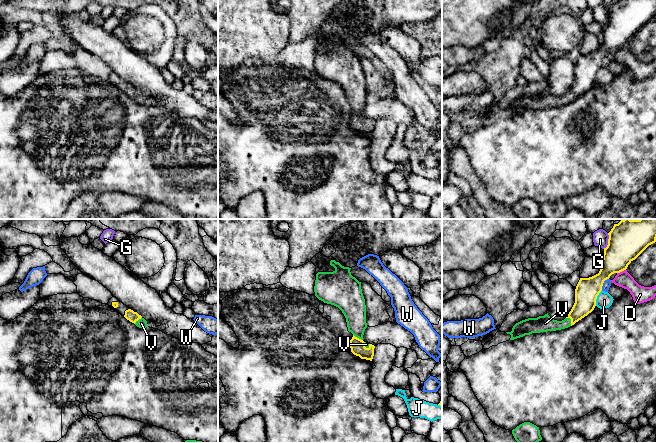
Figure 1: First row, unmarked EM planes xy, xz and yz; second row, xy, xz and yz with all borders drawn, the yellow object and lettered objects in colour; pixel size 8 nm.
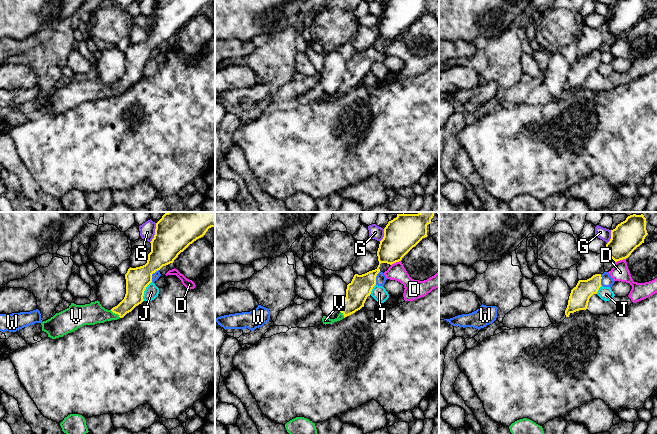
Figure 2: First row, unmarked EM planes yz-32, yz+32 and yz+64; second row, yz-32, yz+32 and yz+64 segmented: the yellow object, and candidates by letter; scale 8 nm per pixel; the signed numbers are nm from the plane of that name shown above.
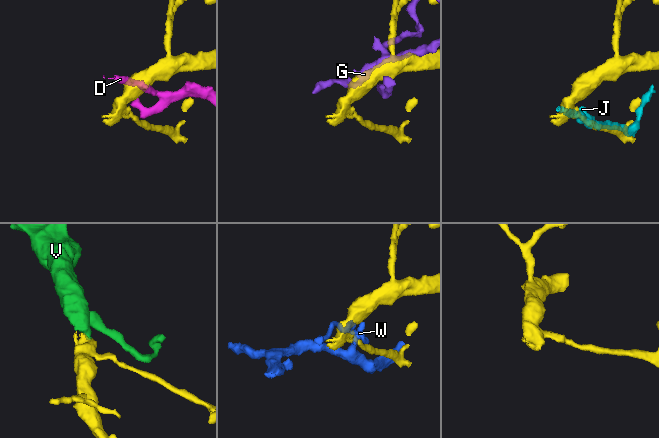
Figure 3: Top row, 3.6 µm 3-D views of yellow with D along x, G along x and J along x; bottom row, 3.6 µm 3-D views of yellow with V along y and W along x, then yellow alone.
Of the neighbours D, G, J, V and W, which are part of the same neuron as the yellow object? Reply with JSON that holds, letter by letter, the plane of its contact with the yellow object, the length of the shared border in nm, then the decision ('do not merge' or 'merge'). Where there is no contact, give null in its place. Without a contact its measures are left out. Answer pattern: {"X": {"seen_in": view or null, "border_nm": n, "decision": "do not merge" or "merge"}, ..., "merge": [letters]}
{"D": {"seen_in": "yz", "border_nm": 80, "decision": "do not merge"}, "G": {"seen_in": "yz", "border_nm": 130, "decision": "do not merge"}, "J": {"seen_in": "yz", "border_nm": 140, "decision": "do not merge"}, "V": {"seen_in": "yz", "border_nm": 80, "decision": "merge"}, "W": {"seen_in": "yz", "border_nm": 120, "decision": "do not merge"}, "merge": ["V"]}

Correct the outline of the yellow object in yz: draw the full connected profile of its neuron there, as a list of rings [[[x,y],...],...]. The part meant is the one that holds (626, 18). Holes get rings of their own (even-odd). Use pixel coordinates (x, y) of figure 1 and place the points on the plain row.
[[[614,0],[608,11],[608,21],[604,24],[599,49],[589,54],[580,54],[575,65],[575,79],[566,94],[562,97],[557,97],[552,95],[547,89],[544,92],[539,92],[537,94],[522,96],[513,102],[511,108],[506,108],[511,111],[510,116],[532,109],[556,107],[568,104],[591,89],[596,82],[596,75],[602,67],[604,57],[609,55],[612,50],[626,46],[628,41],[649,21],[656,18],[656,0]]]

